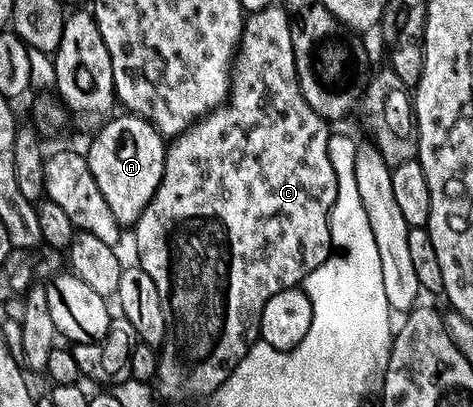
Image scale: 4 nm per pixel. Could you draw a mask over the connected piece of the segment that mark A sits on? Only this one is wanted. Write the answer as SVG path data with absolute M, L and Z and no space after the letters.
M133 114L111 115L110 119L93 133L90 149L85 149L86 165L100 190L108 210L119 225L130 226L148 206L162 180L162 163L166 161L164 138L144 117Z

